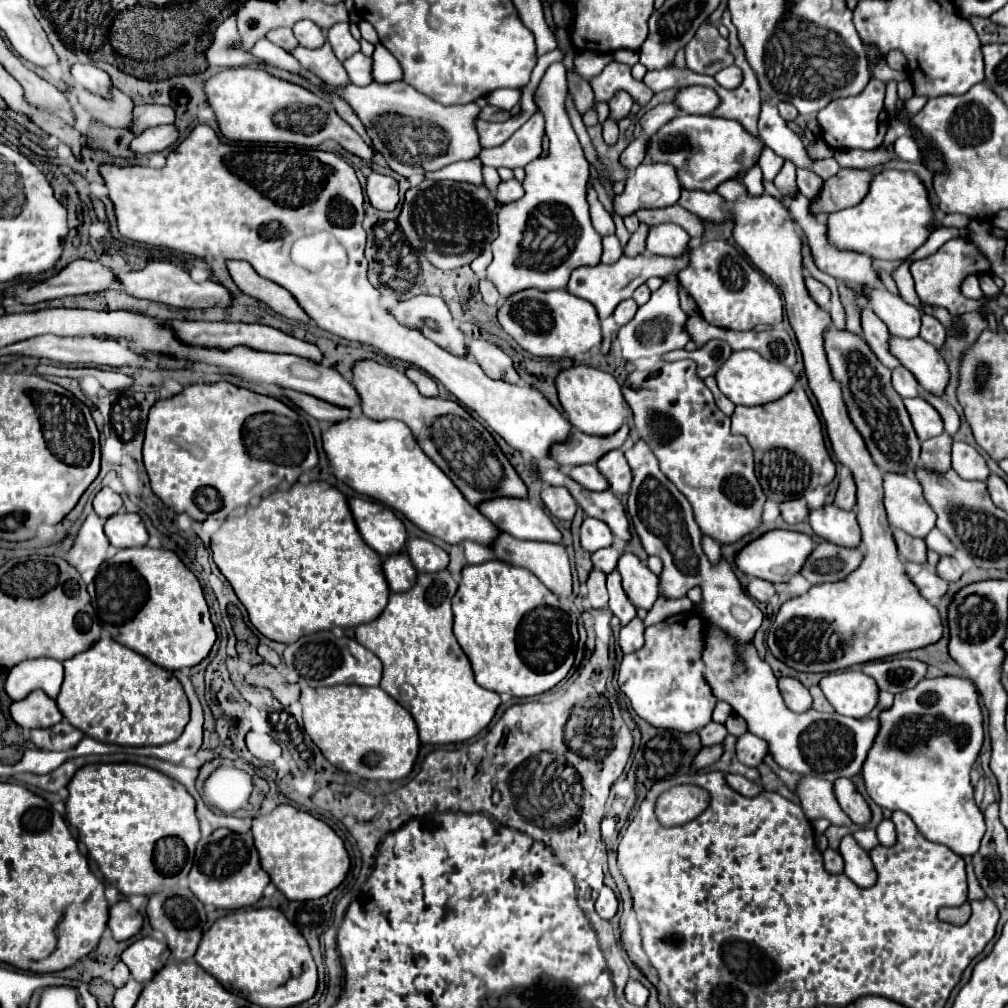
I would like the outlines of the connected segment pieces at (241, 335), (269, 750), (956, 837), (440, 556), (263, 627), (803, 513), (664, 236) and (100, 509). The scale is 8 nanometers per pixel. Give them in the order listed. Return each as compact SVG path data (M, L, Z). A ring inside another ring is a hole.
M171 321L171 325L175 327L175 333L179 335L179 339L183 339L185 343L191 343L193 347L201 345L201 347L219 347L219 349L231 349L235 345L247 345L251 349L257 351L271 351L271 353L291 353L291 355L299 355L305 357L309 361L315 363L323 363L323 353L319 351L317 345L295 339L291 335L285 335L279 329L267 327L267 325L245 325L245 323L203 323L203 321Z
M251 731L251 733L247 733L245 741L247 741L249 751L257 759L261 759L261 761L271 763L271 761L275 761L279 757L279 747L277 747L277 743L269 735L261 735L261 733Z
M967 677L923 679L923 683L917 687L895 695L893 707L881 711L879 723L879 733L861 769L869 797L883 809L905 811L925 839L947 845L961 857L973 855L973 851L979 849L981 837L985 833L983 813L973 801L973 789L969 783L971 767L983 745L983 715L977 687ZM961 727L967 733L963 731L959 737L957 731Z
M409 537L407 555L419 573L437 573L449 565L449 555L441 547L417 537Z
M313 481L313 483L309 483L309 485L295 483L289 491L275 491L275 493L271 493L269 497L261 499L261 503L259 503L257 507L247 509L247 513L245 513L245 515L241 515L241 517L233 517L233 519L227 519L227 521L221 525L221 529L219 529L219 531L211 537L211 551L213 551L213 561L217 563L217 567L221 569L221 573L227 577L227 581L231 583L231 587L235 589L235 593L237 593L239 601L245 605L245 609L247 609L247 613L249 613L249 621L255 625L255 629L257 629L259 633L263 633L265 637L269 637L269 639L273 639L273 641L279 641L279 643L287 643L287 645L289 645L289 643L295 643L301 635L311 635L313 631L323 631L323 629L333 629L333 627L343 627L343 629L347 629L347 627L357 627L357 625L363 625L363 623L371 623L371 621L375 621L375 619L383 613L383 609L387 607L389 595L391 595L389 585L387 585L387 581L385 581L385 573L383 573L383 559L379 557L379 553L377 553L375 549L371 549L371 547L363 541L363 537L361 537L361 533L359 533L359 529L357 529L357 525L355 525L355 521L353 521L353 513L351 513L351 509L349 509L347 497L345 497L339 489L335 489L333 485L329 485L329 483L325 483L325 481Z
M793 499L793 501L785 501L779 505L781 507L781 515L787 523L801 523L809 517L809 507L805 499Z
M673 223L655 225L647 237L647 251L663 257L681 257L689 247L689 233Z
M103 487L103 489L95 495L95 499L93 499L93 509L95 509L95 513L97 513L101 519L109 519L109 517L115 515L121 507L123 507L121 495L115 493L115 491L109 489L109 487Z

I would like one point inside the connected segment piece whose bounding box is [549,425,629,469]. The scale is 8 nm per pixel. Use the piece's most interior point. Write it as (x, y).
(578, 449)

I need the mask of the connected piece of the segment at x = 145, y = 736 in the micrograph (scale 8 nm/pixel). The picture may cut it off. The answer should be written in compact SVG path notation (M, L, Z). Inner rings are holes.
M113 639L97 641L91 649L63 661L63 667L65 679L57 697L59 711L87 737L115 745L165 745L167 741L175 741L189 721L189 701L179 679L171 671L151 663L147 657Z

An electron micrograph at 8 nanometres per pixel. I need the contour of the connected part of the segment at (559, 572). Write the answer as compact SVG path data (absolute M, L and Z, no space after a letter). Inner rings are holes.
M501 533L499 539L493 543L493 553L499 561L505 561L515 567L523 567L531 571L535 577L539 577L549 591L553 591L557 597L571 597L571 563L567 557L567 551L563 545L555 543L539 543L539 541L519 541L507 533Z

